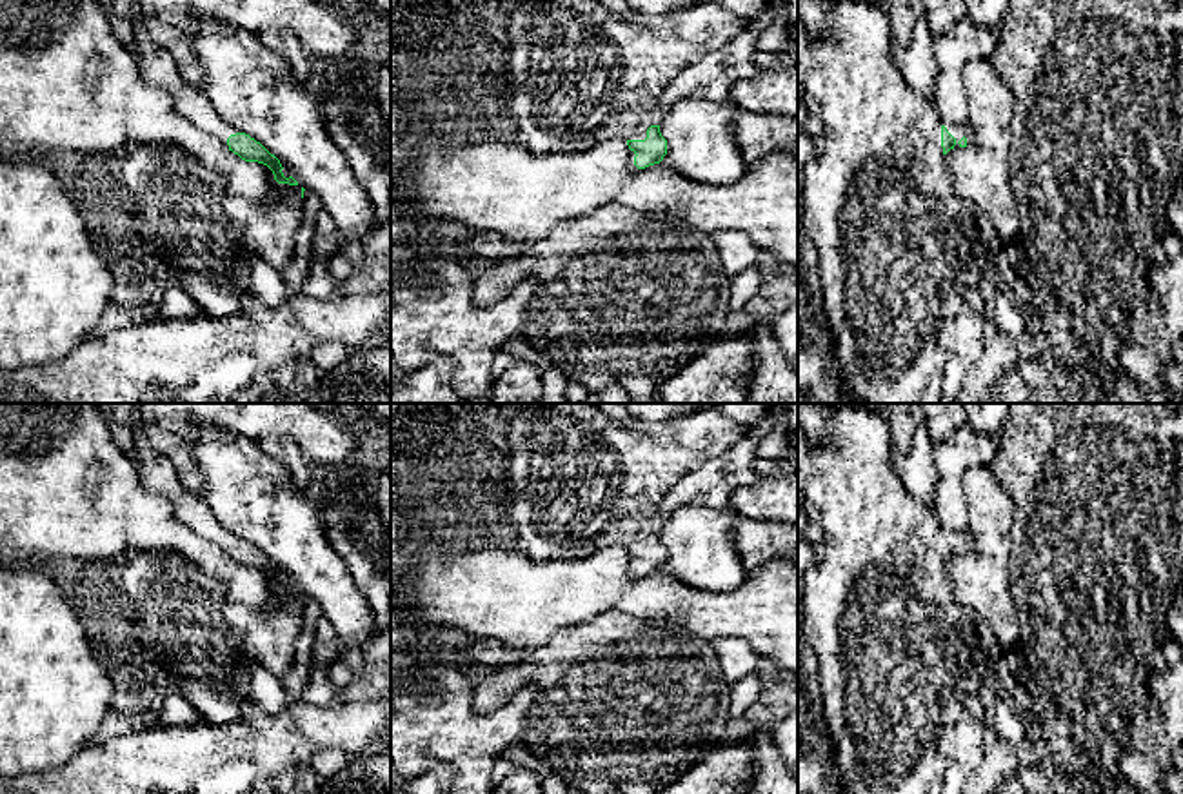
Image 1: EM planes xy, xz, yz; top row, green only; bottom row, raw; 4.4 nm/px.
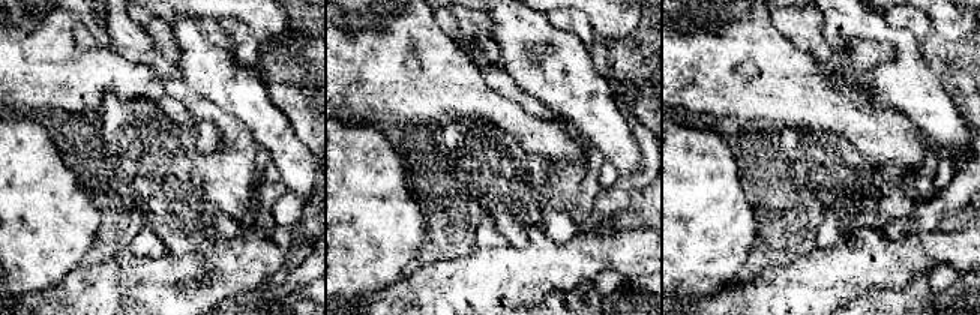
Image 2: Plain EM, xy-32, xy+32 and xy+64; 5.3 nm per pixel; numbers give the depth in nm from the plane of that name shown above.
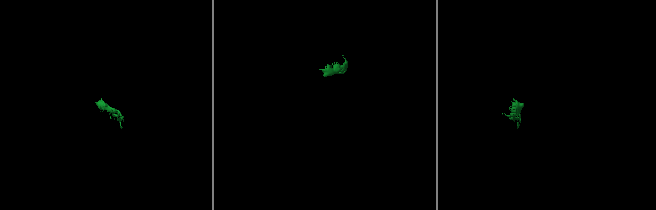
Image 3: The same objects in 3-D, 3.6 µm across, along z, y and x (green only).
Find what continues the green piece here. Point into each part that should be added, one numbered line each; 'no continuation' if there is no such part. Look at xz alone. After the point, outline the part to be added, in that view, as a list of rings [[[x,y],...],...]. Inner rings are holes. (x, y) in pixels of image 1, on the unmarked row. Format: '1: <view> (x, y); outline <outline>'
1: xz (700, 547); outline [[[689,505],[671,512],[660,532],[667,547],[667,561],[660,571],[698,589],[740,587],[747,569],[732,536],[736,520],[732,509]]]

